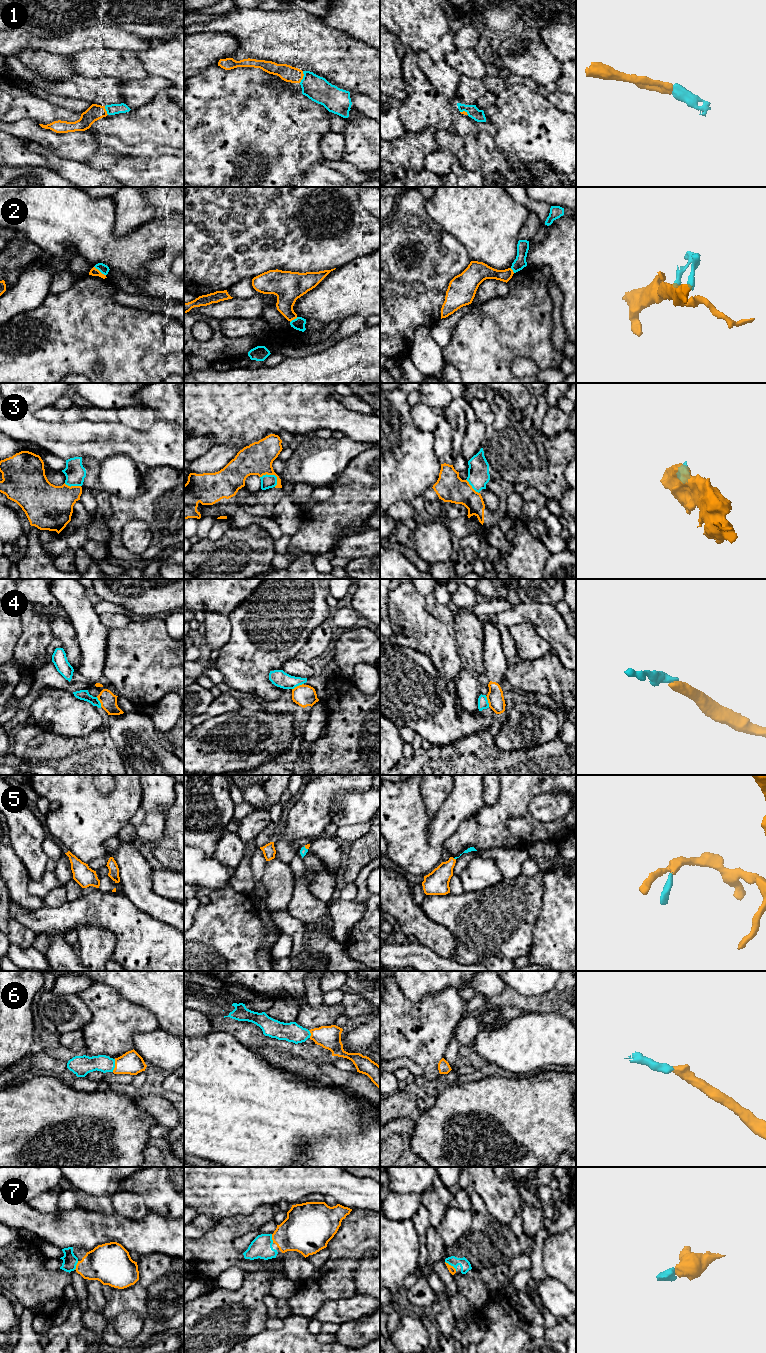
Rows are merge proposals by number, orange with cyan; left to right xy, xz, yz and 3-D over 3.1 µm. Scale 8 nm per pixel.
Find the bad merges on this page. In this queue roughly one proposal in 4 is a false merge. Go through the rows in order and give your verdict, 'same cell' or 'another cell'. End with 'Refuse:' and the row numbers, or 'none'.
1: same cell
2: another cell
3: another cell
4: another cell
5: same cell
6: same cell
7: same cell
Refuse: 2, 3, 4

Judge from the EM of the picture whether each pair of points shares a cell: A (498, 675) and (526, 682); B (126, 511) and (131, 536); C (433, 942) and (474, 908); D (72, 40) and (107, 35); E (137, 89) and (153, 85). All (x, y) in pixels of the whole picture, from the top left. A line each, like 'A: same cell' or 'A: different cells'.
A: different cells
B: different cells
C: different cells
D: same cell
E: same cell

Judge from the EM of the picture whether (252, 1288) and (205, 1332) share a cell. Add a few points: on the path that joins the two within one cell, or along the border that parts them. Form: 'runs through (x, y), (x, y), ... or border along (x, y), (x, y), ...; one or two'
runs through (240, 1300), (217, 1323); one

